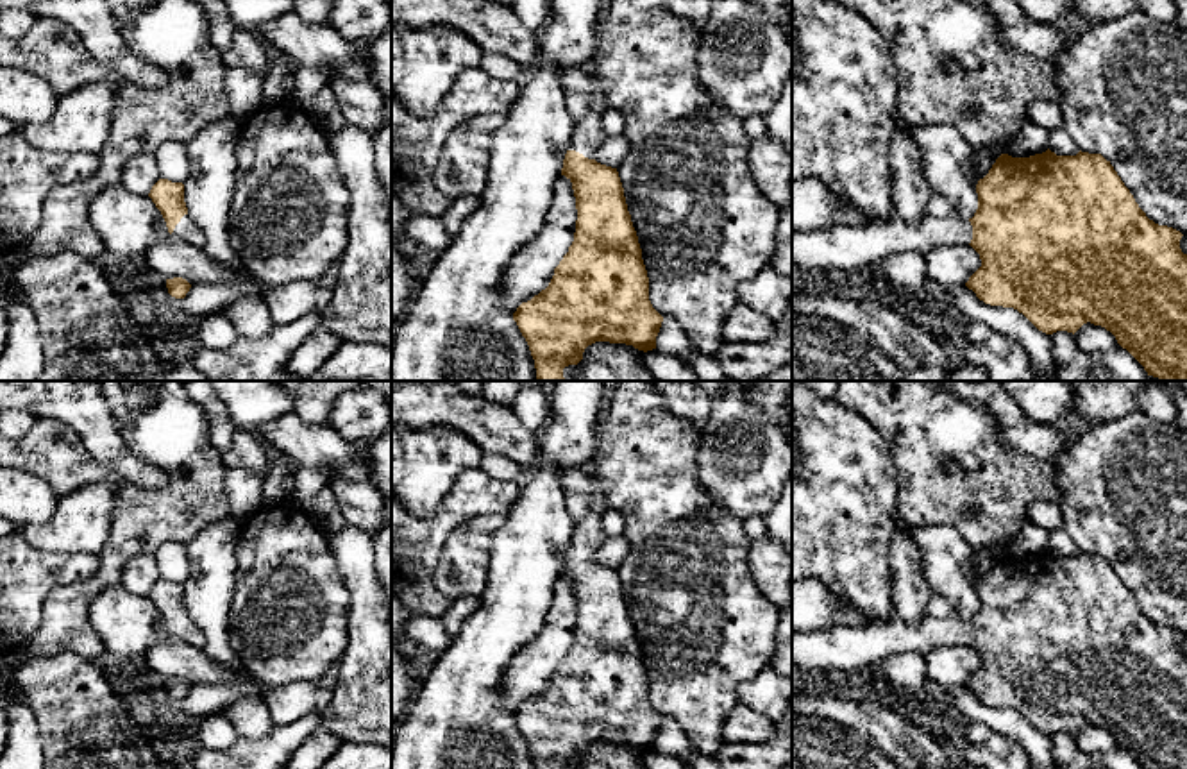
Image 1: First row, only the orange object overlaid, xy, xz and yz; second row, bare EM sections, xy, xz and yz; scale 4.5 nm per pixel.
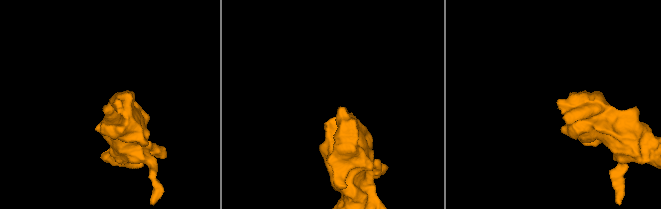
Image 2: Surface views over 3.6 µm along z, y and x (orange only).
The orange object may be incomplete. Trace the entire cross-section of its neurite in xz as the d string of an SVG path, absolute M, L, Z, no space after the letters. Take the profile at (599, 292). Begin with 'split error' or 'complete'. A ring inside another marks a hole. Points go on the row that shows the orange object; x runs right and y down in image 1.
split error; M594 59L581 70L592 80L594 102L590 113L574 122L574 134L561 168L576 197L574 241L554 268L549 286L522 302L513 313L535 359L536 381L565 381L563 368L577 365L585 349L595 342L652 351L663 322L649 300L649 277L619 172L595 161L595 152L606 138L601 123L602 113L610 109L606 91L597 80Z

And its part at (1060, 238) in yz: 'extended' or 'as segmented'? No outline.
extended

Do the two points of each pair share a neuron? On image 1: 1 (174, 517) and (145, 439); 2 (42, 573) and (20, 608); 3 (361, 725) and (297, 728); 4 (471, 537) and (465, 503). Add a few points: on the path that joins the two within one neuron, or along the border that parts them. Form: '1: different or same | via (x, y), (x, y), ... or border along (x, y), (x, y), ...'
1: same | via (195, 492), (197, 469), (170, 442)
2: same | via (33, 582), (20, 594), (20, 599)
3: different | border along (319, 716), (322, 723)
4: different | border along (505, 512), (471, 515), (447, 537), (440, 549)

